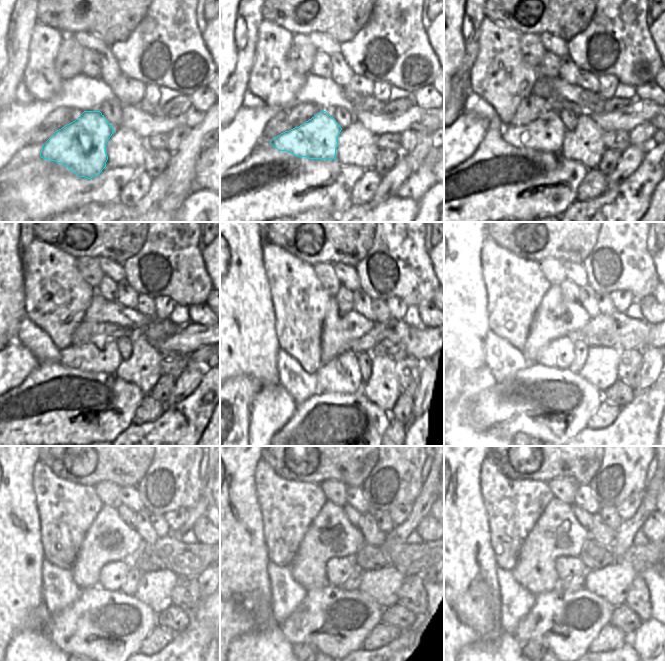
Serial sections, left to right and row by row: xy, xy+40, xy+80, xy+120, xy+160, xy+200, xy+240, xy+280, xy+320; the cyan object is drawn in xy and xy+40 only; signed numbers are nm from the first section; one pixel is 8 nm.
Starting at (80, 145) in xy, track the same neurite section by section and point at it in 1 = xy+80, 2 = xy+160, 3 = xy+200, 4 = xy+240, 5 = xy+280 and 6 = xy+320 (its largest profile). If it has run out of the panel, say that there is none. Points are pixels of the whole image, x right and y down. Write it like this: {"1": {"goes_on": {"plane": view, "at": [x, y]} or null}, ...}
{"1": {"goes_on": {"plane": "xy+80", "at": [546, 133]}}, "2": {"goes_on": {"plane": "xy+160", "at": [347, 365]}}, "3": {"goes_on": {"plane": "xy+200", "at": [559, 353]}}, "4": {"goes_on": {"plane": "xy+240", "at": [112, 576]}}, "5": {"goes_on": {"plane": "xy+280", "at": [337, 570]}}, "6": {"goes_on": {"plane": "xy+320", "at": [566, 567]}}}

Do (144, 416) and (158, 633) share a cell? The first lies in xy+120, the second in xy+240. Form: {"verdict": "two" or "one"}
{"verdict": "one"}

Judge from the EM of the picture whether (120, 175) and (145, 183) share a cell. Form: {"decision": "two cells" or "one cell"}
{"decision": "two cells"}

